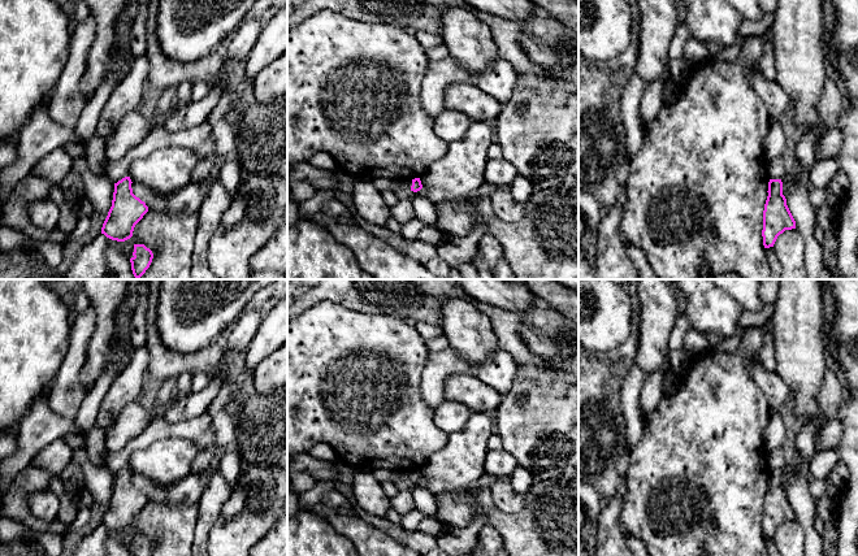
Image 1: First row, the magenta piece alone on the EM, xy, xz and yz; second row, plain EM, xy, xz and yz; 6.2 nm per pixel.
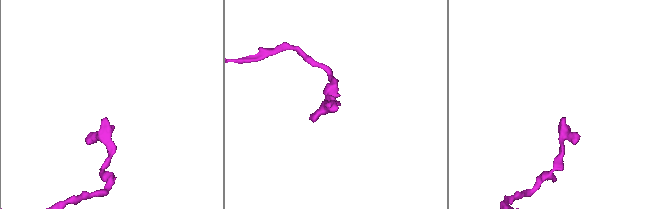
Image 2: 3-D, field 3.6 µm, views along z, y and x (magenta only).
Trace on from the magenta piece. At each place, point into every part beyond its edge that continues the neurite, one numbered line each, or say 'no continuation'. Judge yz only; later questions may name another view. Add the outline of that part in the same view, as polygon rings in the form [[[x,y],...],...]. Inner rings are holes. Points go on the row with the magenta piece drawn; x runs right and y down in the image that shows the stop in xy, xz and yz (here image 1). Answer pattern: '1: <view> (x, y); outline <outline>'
no continuation

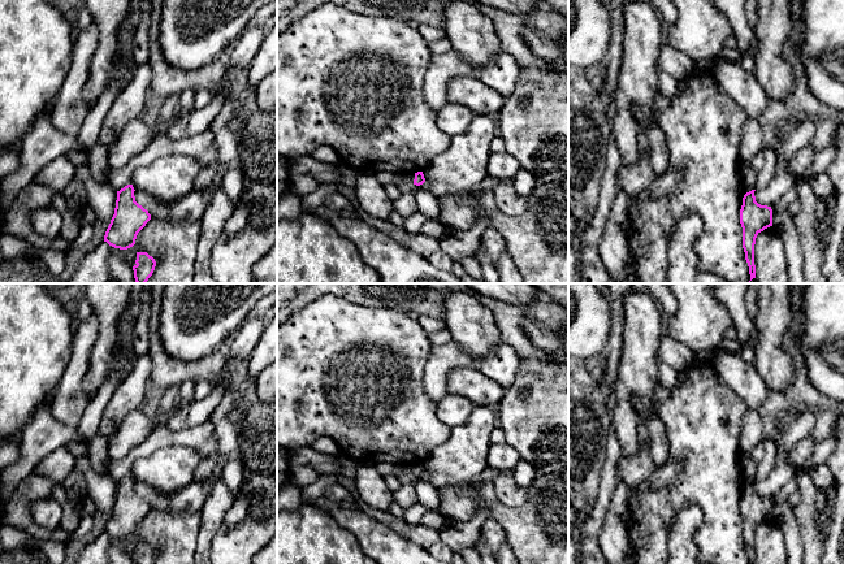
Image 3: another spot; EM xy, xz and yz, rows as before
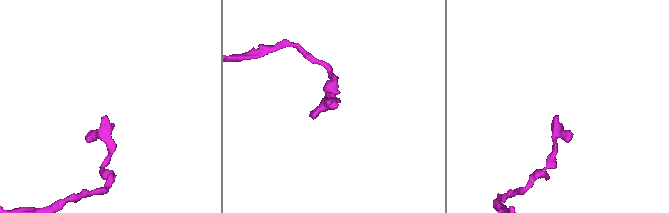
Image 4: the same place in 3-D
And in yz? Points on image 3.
no continuation

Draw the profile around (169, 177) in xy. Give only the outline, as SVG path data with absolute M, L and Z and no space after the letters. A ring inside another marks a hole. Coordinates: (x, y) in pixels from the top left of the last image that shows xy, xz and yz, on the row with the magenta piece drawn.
M172 153L134 170L131 185L134 190L172 203L192 192L195 178L202 166L191 156Z

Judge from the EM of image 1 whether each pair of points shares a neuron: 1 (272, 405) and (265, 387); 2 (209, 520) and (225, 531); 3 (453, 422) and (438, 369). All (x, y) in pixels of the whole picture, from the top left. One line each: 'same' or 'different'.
1: different
2: different
3: different

